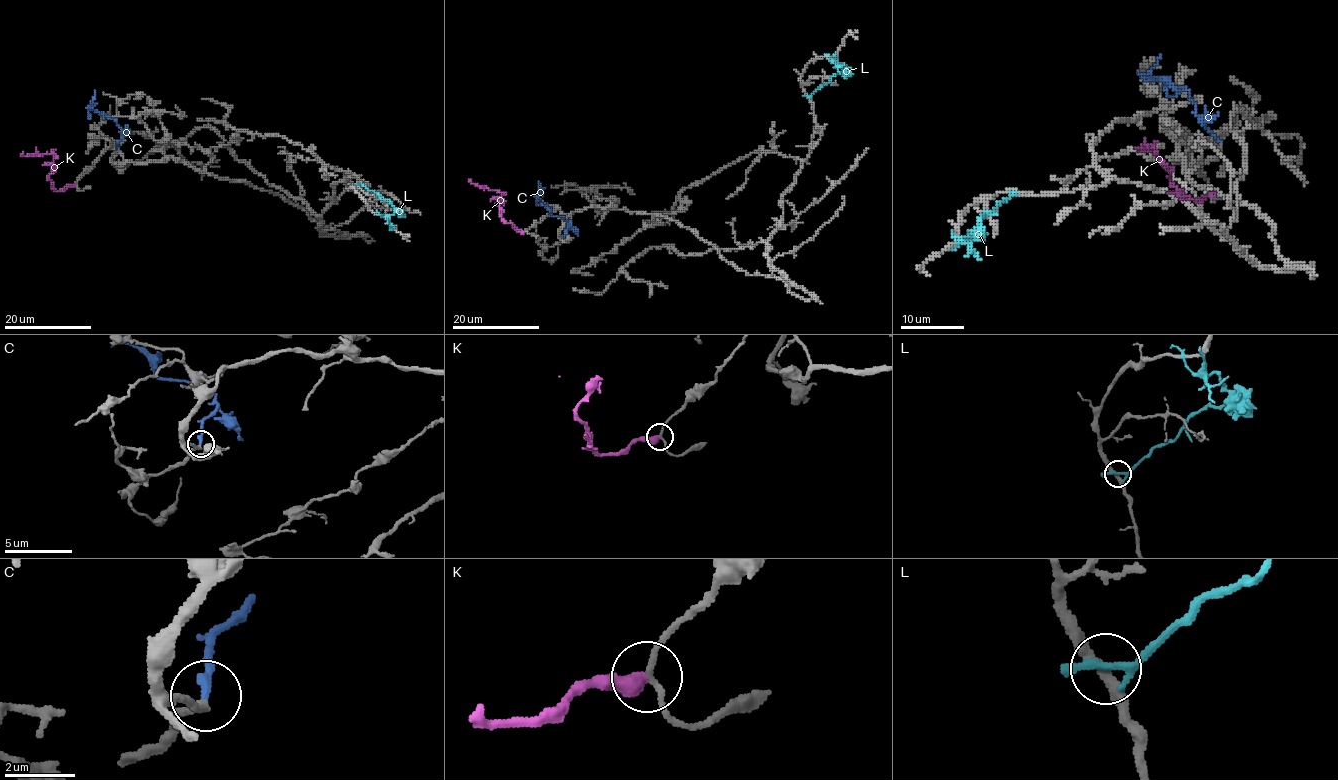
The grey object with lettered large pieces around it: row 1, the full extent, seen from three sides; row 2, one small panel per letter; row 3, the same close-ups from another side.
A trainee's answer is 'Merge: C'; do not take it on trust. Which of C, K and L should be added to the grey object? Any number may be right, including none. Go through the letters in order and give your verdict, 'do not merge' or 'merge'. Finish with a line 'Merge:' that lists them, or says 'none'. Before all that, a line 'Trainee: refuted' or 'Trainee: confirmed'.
Trainee: confirmed
C: merge
K: do not merge
L: do not merge
Merge: C

